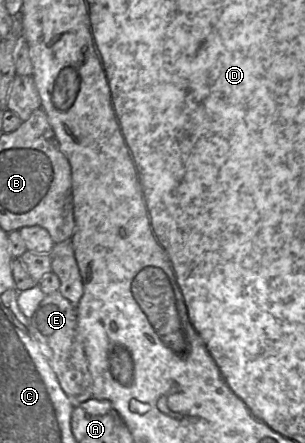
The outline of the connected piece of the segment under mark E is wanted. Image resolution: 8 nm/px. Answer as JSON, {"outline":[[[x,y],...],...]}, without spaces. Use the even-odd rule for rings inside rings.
{"outline":[[[57,291],[46,295],[30,319],[32,333],[49,361],[59,385],[75,408],[92,398],[92,378],[77,323],[77,307]]]}

